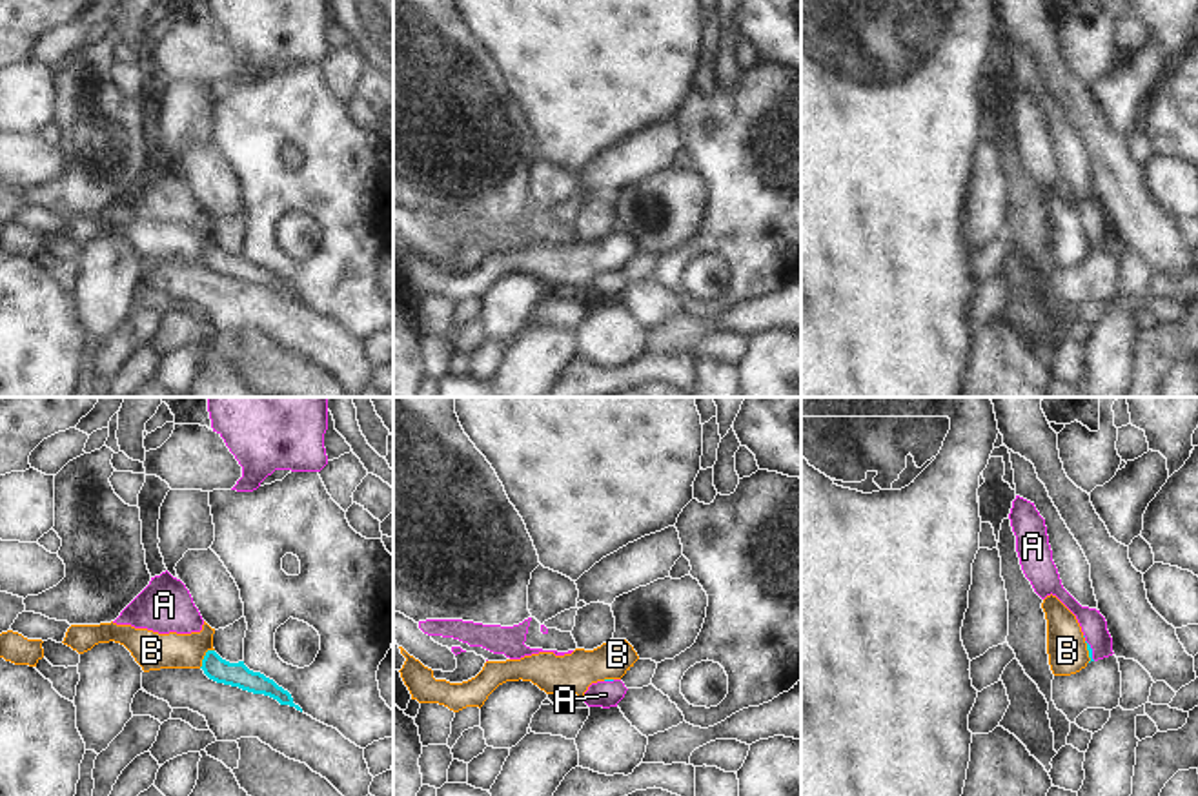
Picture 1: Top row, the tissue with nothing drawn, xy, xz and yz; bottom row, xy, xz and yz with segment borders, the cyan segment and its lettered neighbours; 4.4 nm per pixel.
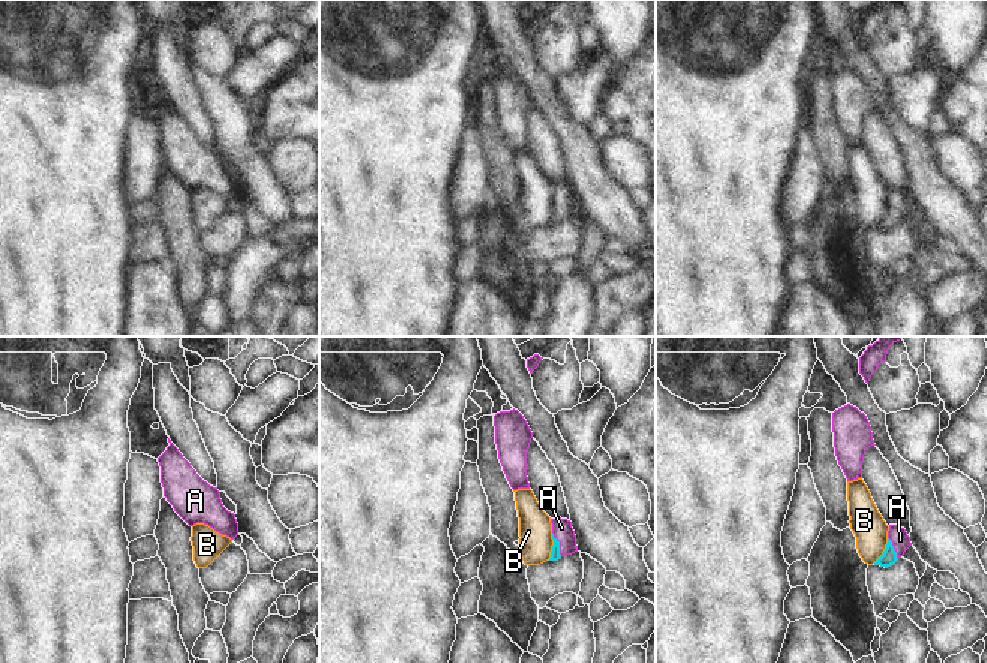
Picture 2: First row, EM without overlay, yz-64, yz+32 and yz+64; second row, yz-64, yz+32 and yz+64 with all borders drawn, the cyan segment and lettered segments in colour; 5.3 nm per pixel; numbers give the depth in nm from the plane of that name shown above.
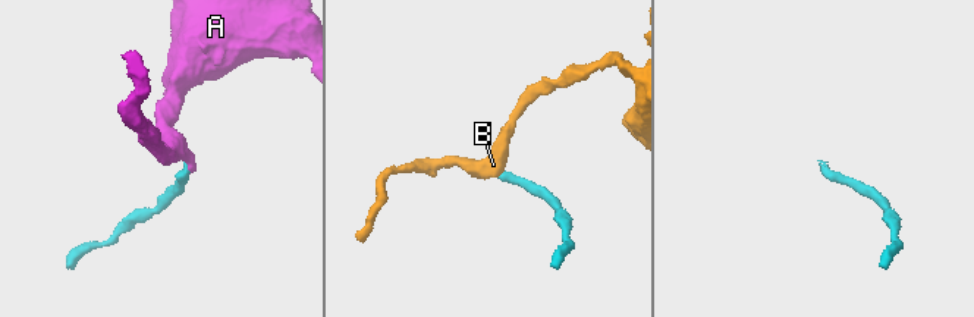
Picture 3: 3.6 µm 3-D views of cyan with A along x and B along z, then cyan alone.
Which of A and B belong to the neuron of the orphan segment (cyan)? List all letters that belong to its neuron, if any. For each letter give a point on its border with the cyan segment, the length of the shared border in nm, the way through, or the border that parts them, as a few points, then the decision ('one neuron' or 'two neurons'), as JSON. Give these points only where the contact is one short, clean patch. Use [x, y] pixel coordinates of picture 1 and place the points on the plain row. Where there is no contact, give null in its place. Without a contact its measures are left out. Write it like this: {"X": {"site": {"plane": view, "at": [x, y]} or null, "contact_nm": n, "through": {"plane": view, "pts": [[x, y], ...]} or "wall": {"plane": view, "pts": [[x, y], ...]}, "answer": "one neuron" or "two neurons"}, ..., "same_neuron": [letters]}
{"A": {"site": {"plane": "yz", "at": [1091, 243]}, "contact_nm": 100, "through": {"plane": "yz", "pts": [[1089, 241], [1091, 243], [1093, 215]]}, "answer": "one neuron"}, "B": {"site": {"plane": "xy", "at": [204, 248]}, "contact_nm": 110, "wall": {"plane": "xy", "pts": [[213, 241], [206, 244], [199, 259]]}, "answer": "two neurons"}, "same_neuron": ["A"]}

